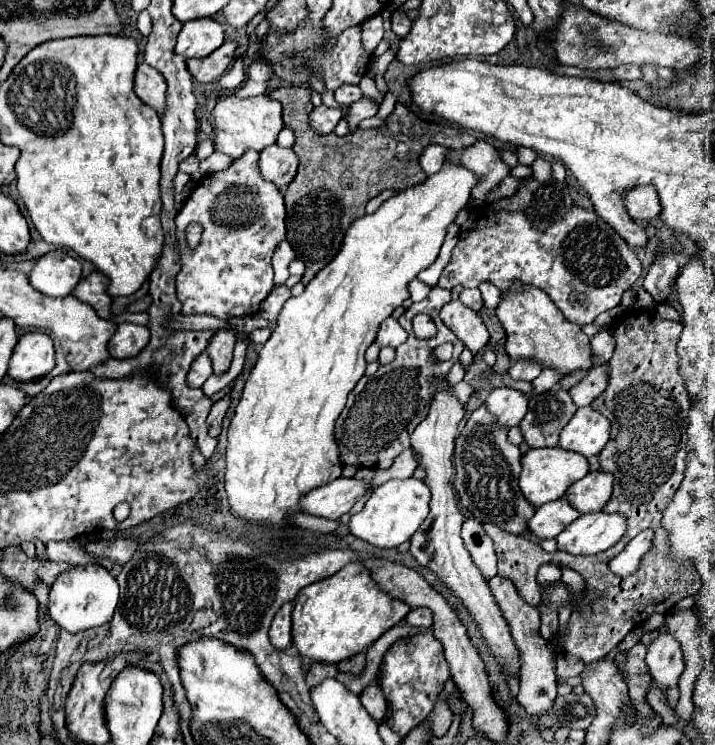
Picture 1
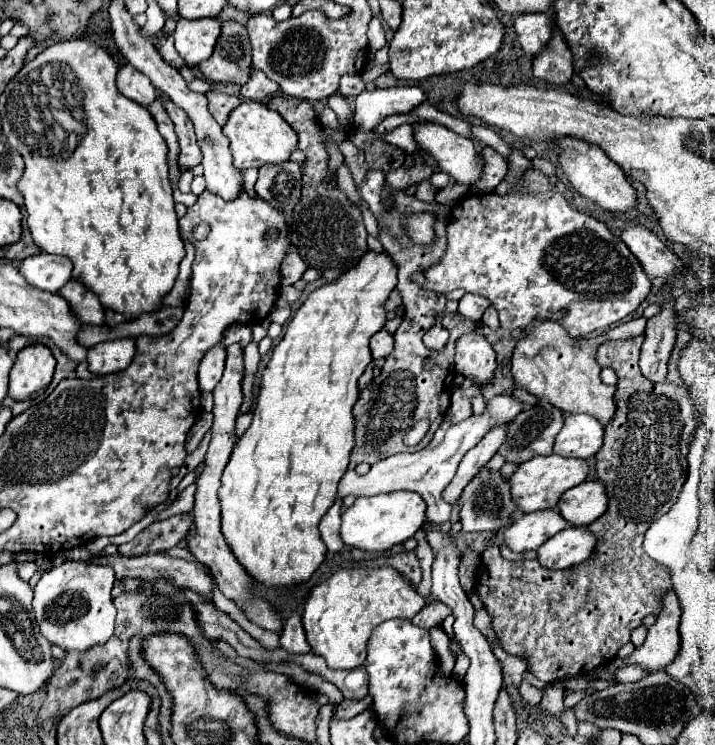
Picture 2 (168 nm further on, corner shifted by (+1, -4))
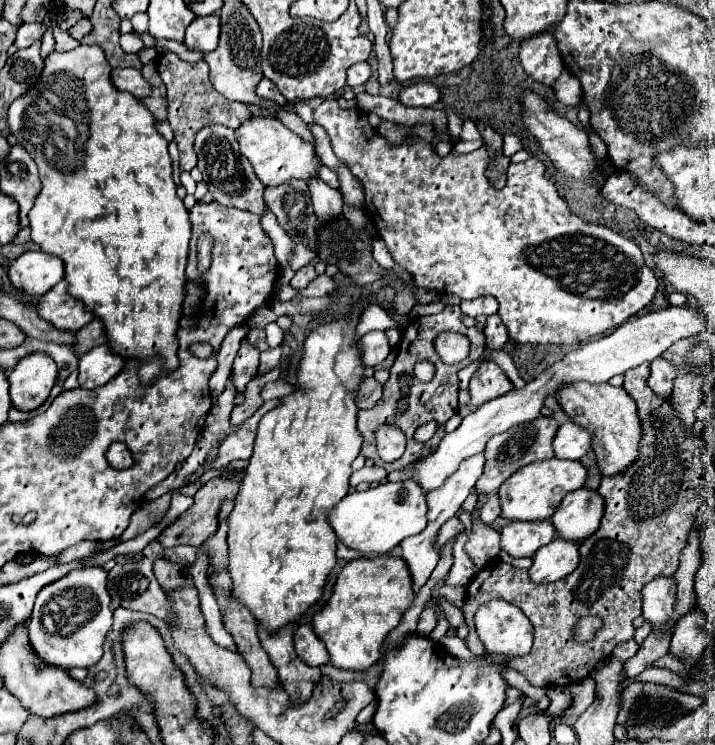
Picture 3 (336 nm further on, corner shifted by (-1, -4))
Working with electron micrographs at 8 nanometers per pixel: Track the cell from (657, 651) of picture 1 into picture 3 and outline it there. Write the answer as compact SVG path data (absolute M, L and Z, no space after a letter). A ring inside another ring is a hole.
M674 577L652 579L642 589L644 619L648 619L654 625L654 633L660 631L664 627L666 619L672 617L674 603L676 603L676 581L674 581Z

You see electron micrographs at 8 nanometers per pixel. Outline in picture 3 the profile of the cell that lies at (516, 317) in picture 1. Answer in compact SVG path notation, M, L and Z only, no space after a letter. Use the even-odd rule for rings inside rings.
M580 381L562 387L558 393L558 403L574 423L592 433L592 449L598 459L598 469L604 477L620 475L638 459L642 439L638 407L622 387L612 387L608 383L590 385L586 381Z

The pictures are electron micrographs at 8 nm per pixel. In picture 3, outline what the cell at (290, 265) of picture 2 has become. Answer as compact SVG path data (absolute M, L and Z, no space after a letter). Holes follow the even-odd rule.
M302 267L302 269L296 271L296 275L292 277L290 285L292 285L296 291L300 291L300 289L306 289L308 283L312 283L314 279L316 279L316 271L314 271L314 267Z

